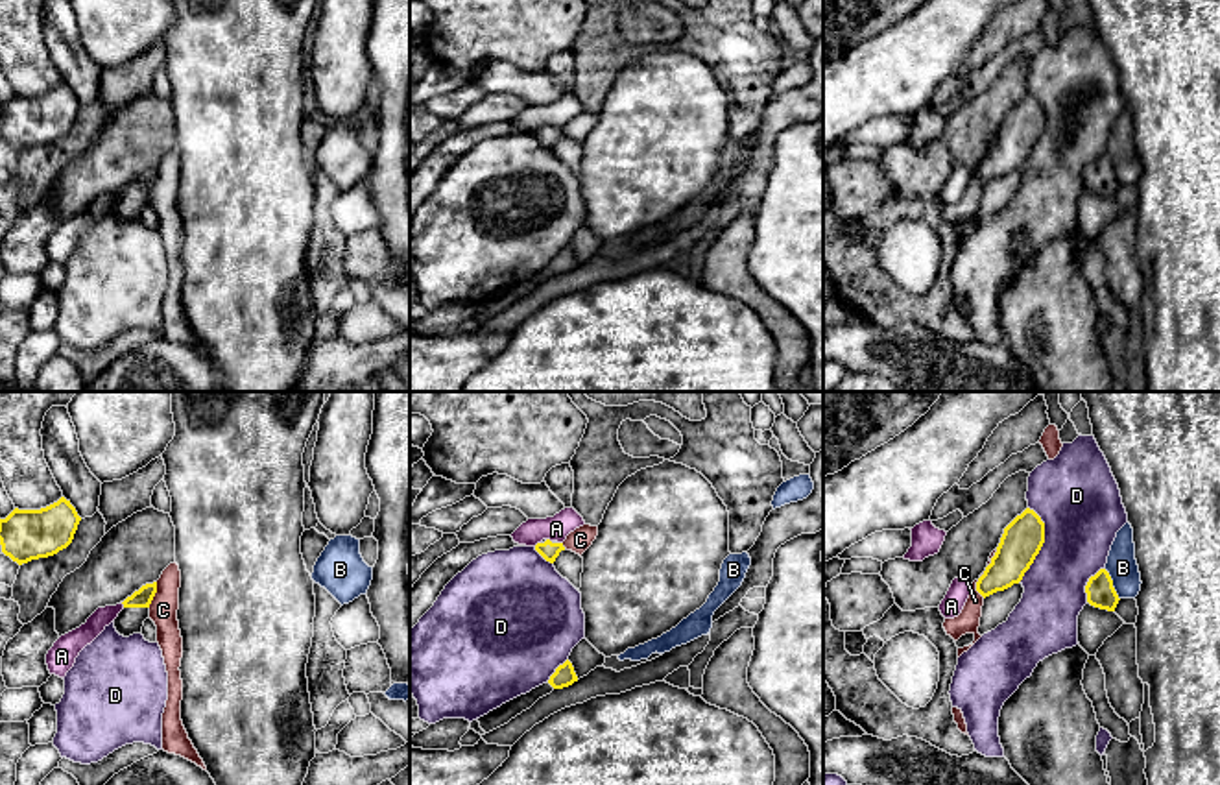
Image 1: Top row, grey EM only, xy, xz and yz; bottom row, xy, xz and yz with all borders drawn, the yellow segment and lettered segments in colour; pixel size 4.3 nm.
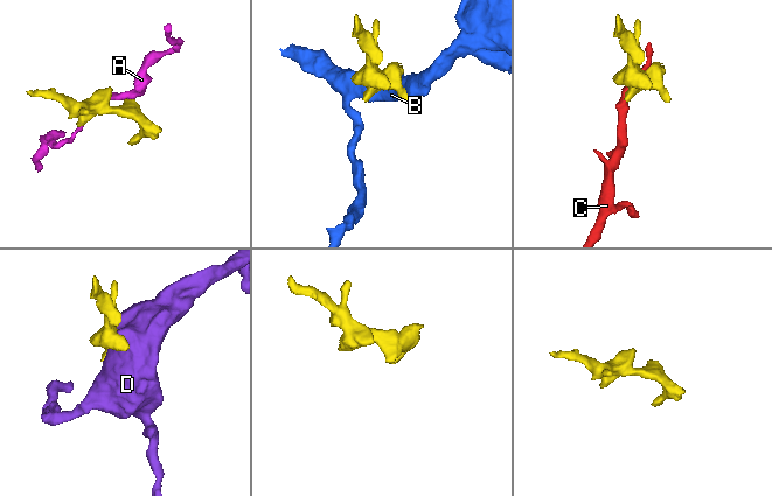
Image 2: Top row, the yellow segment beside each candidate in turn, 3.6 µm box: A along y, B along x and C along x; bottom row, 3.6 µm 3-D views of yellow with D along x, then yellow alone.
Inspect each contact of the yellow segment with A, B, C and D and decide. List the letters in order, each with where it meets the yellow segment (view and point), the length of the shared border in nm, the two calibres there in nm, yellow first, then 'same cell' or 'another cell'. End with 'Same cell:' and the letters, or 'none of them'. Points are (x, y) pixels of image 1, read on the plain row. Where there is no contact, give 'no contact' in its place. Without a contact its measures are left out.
A: meets yellow in xz at (538, 130); contact 40 nm long; 80 nm thick on the yellow side, 110 nm on the other; another cell
B: meets yellow in yz at (1112, 170); contact 150 nm long; 130 nm thick on the yellow side, 130 nm on the other; another cell
C: meets yellow in xy at (154, 181); contact 120 nm long; 80 nm thick on the yellow side, 130 nm on the other; another cell
D: meets yellow in yz at (1043, 128); contact 340 nm long; 180 nm thick on the yellow side, 360 nm on the other; another cell
Same cell: none of them

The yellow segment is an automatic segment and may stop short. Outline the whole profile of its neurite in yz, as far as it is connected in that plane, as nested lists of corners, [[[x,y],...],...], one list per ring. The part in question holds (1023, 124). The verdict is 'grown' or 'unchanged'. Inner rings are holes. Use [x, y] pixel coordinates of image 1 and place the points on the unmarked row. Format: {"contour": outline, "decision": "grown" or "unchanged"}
{"contour": [[[1026,94],[1006,115],[991,150],[976,168],[976,177],[986,185],[1019,170],[1045,129],[1045,109]]], "decision": "unchanged"}

